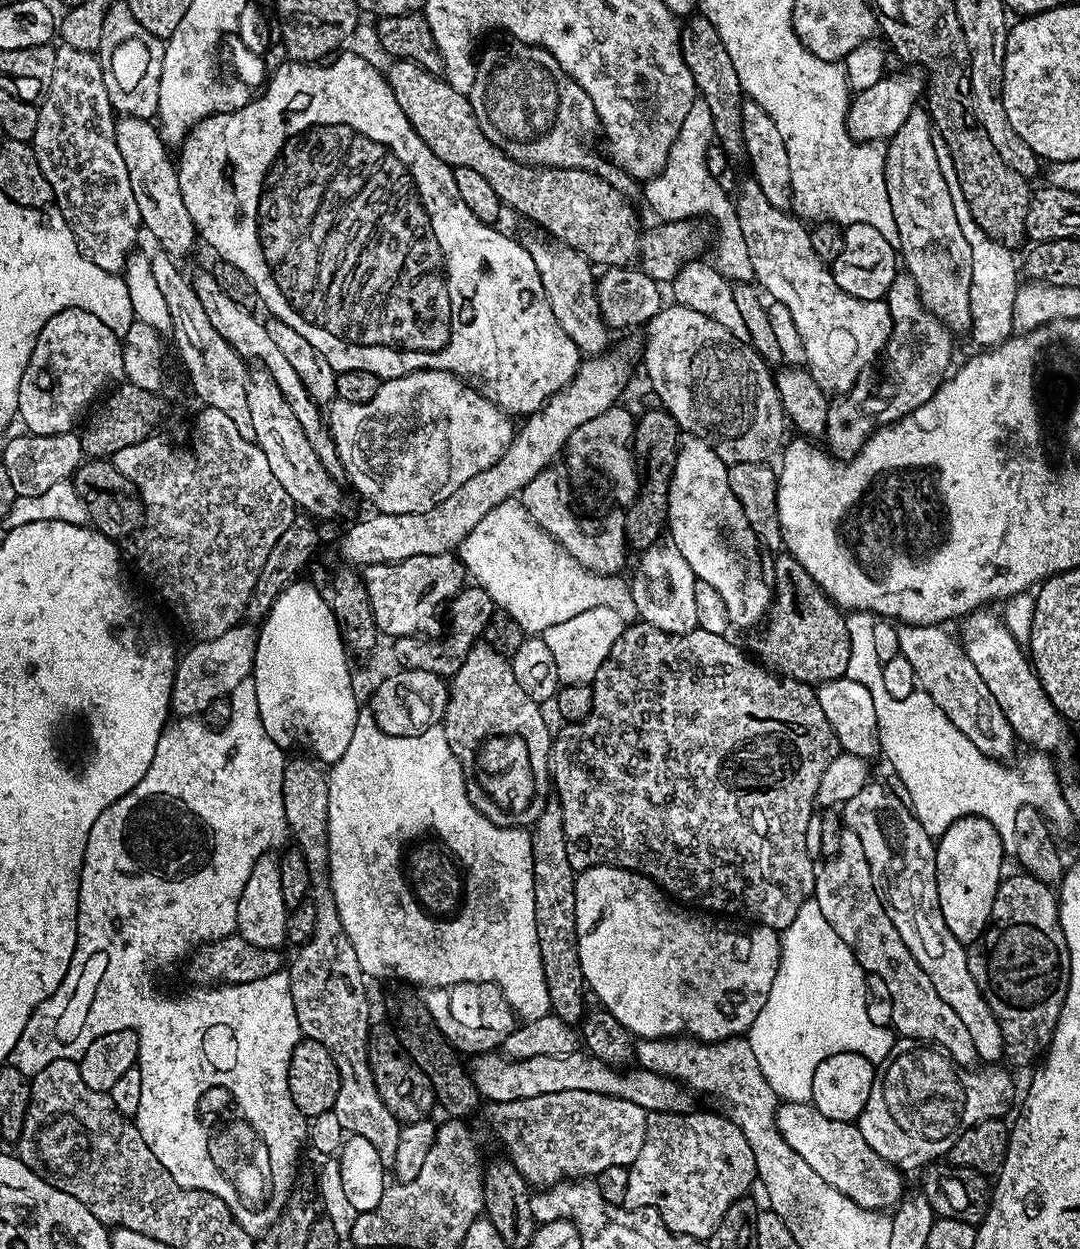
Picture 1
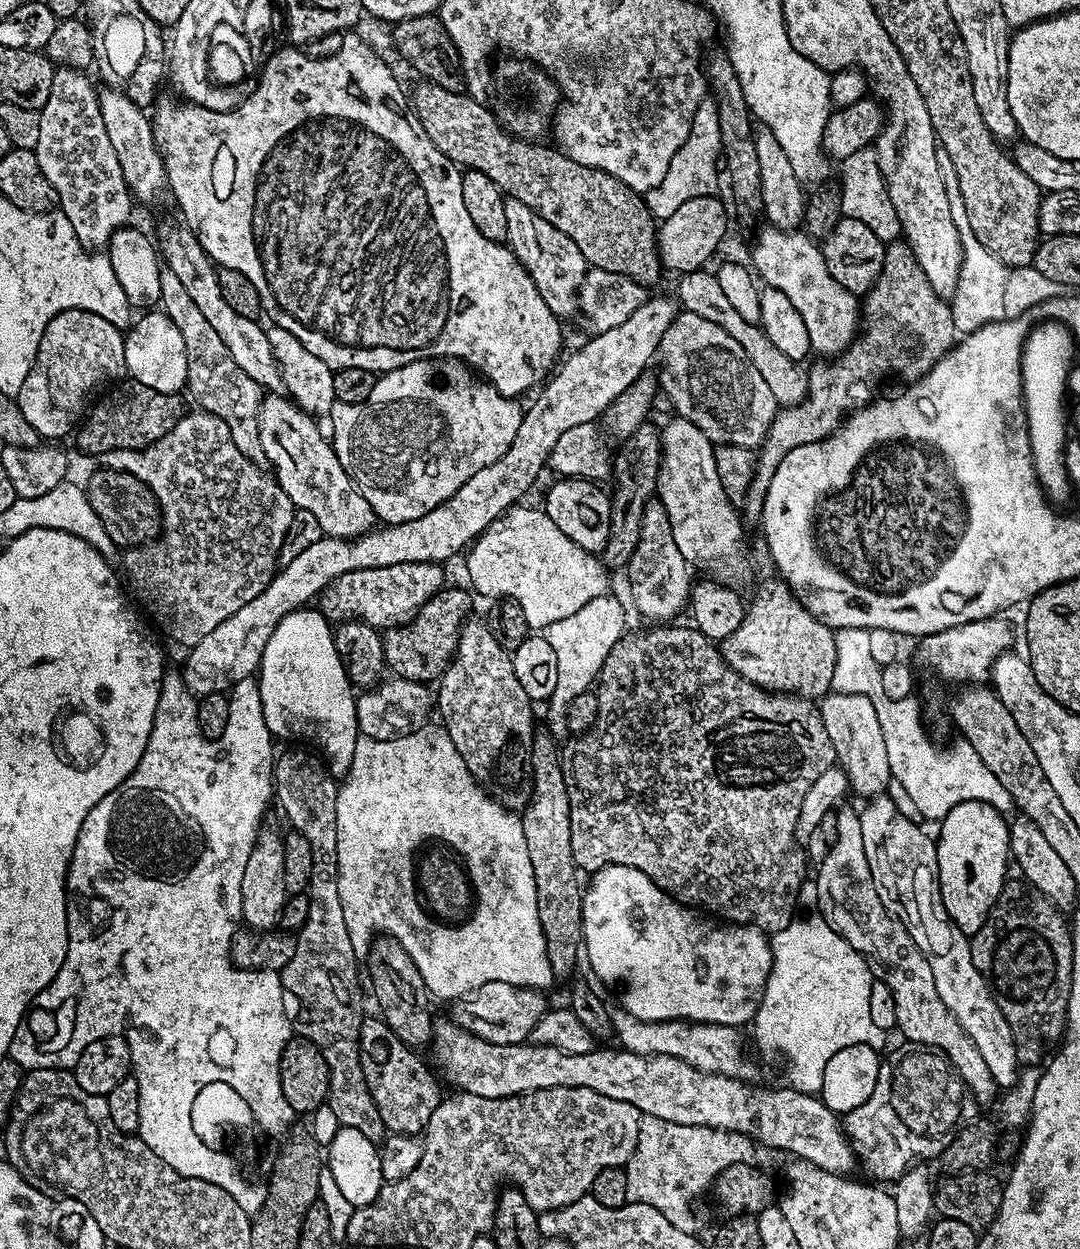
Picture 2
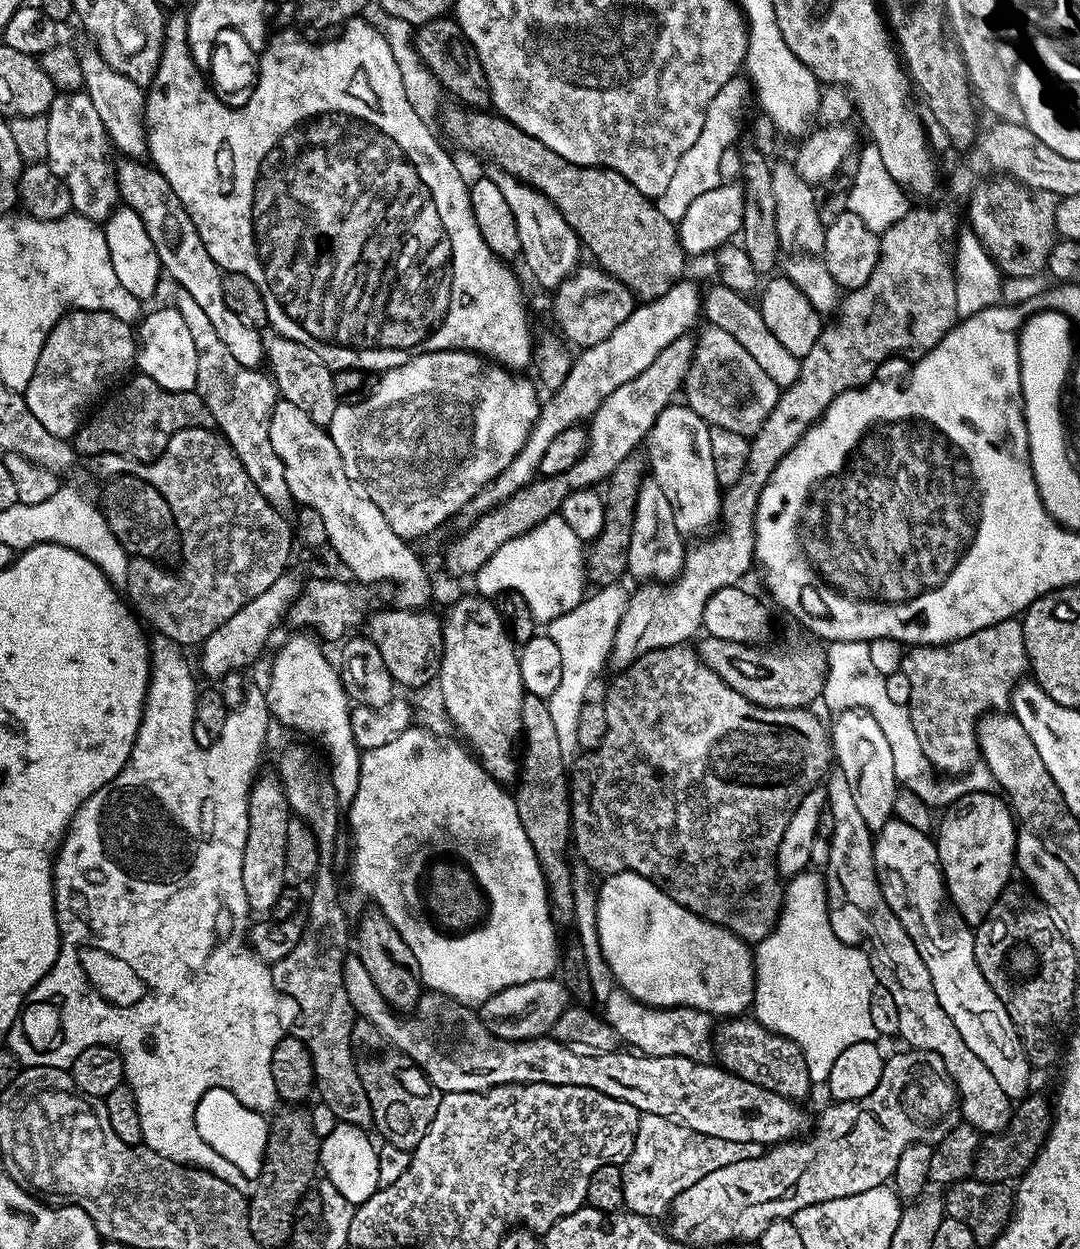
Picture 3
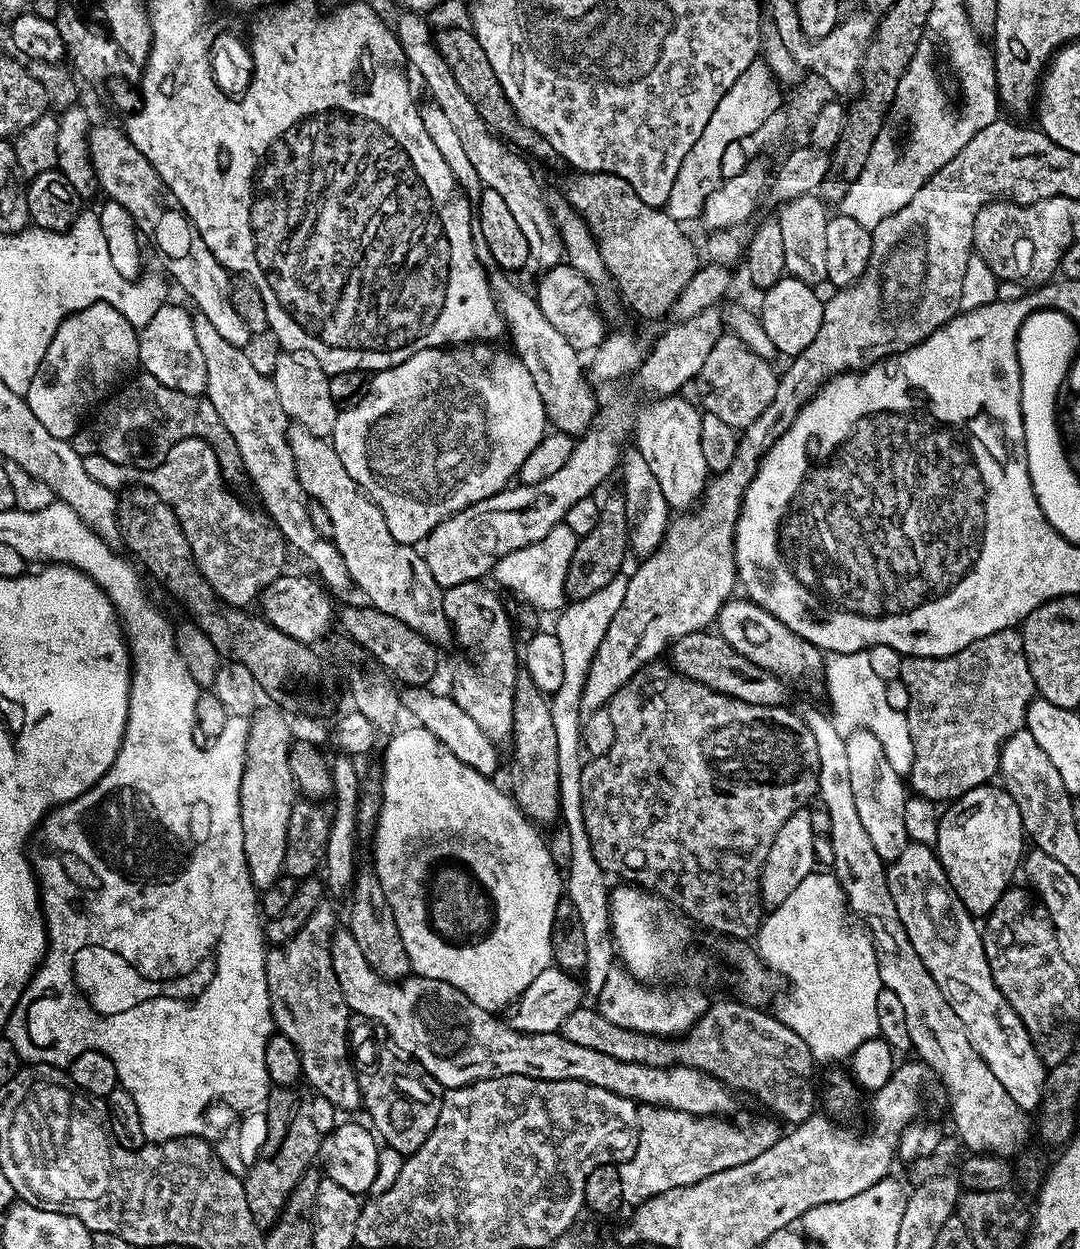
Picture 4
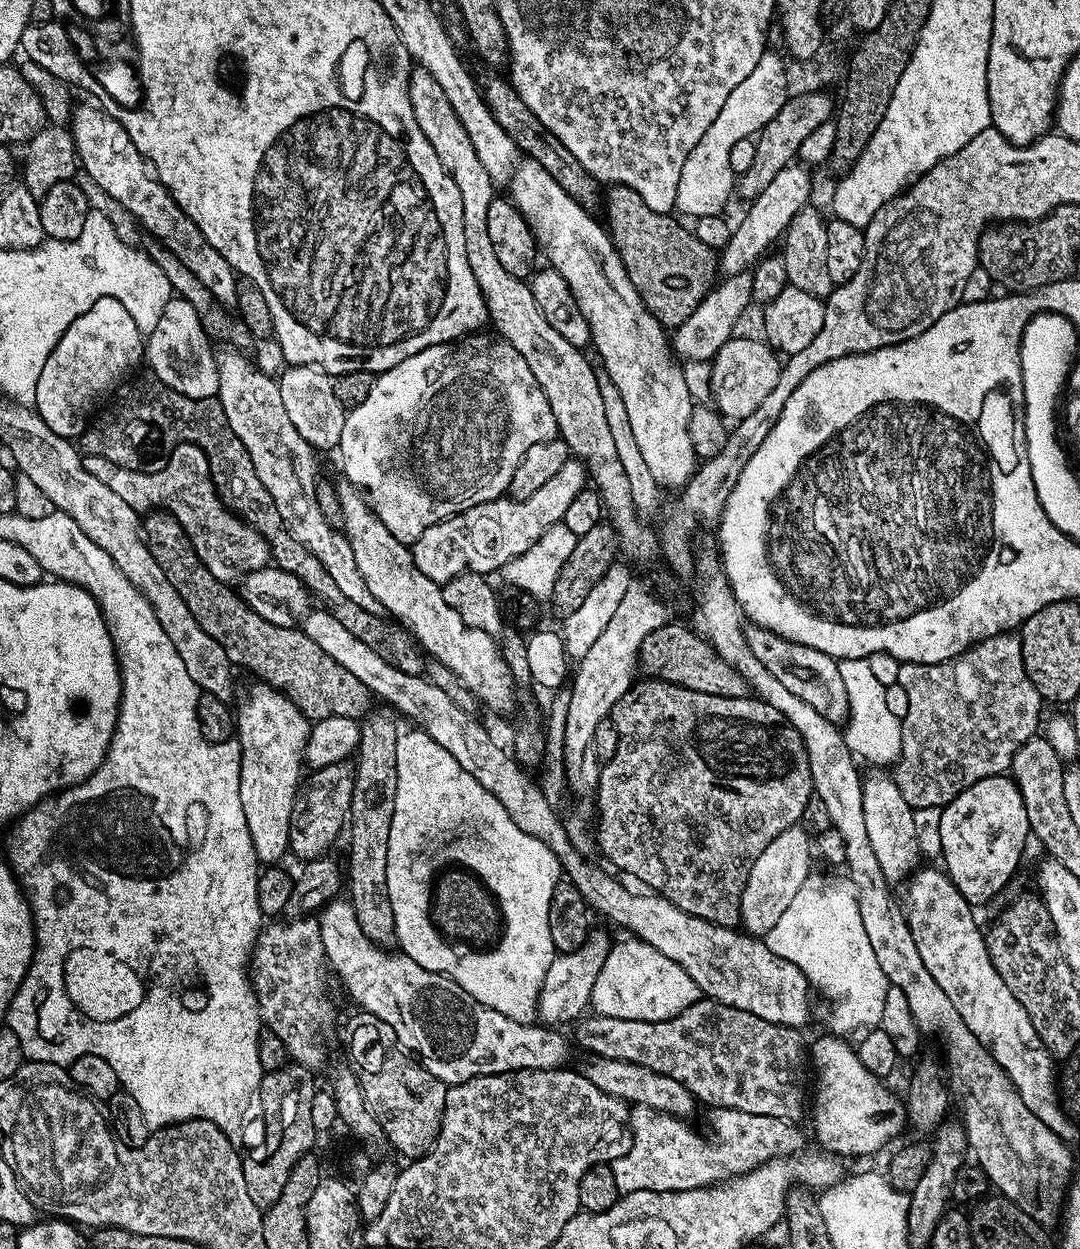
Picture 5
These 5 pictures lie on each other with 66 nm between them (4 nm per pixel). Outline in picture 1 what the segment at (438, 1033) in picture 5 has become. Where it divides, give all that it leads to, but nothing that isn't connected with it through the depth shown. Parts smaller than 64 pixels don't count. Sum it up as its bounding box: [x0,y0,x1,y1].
[470,1052,903,1212]

